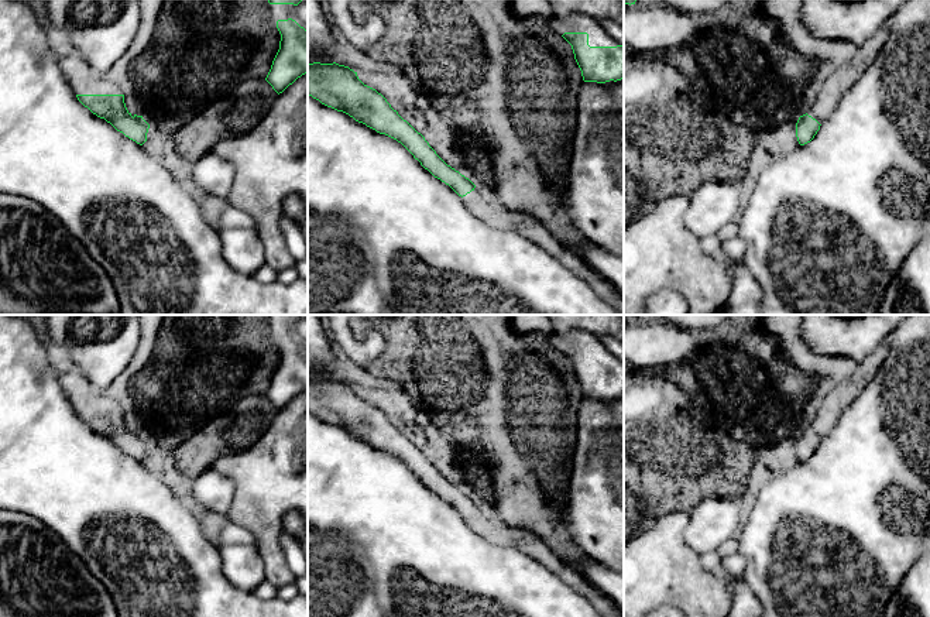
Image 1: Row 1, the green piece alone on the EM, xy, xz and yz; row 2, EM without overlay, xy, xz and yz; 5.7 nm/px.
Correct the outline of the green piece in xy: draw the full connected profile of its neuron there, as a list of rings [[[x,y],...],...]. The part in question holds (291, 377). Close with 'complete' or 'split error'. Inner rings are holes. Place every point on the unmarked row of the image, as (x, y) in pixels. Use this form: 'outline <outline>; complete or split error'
outline [[[278,336],[279,366],[265,397],[279,411],[308,388],[308,346],[295,336]]]; complete

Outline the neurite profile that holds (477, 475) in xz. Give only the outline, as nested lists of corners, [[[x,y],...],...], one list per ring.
[[[450,439],[454,445],[459,457],[459,466],[464,470],[469,484],[481,498],[485,508],[493,511],[495,505],[495,494],[491,481],[491,472],[487,469],[481,457],[456,441]]]

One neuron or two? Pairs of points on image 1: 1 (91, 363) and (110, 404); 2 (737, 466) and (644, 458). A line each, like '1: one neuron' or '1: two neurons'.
1: two neurons
2: one neuron

